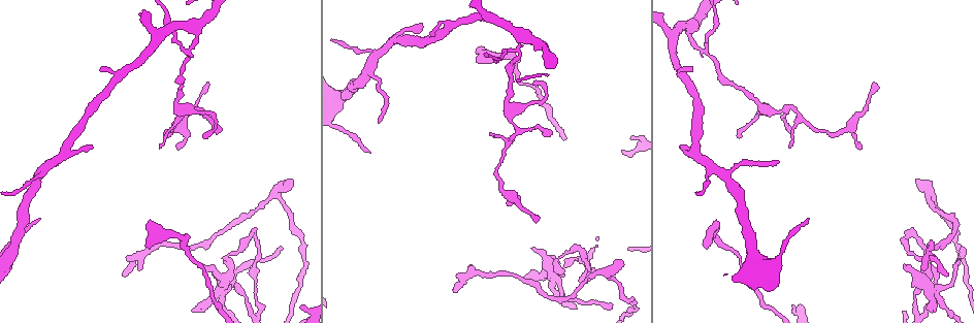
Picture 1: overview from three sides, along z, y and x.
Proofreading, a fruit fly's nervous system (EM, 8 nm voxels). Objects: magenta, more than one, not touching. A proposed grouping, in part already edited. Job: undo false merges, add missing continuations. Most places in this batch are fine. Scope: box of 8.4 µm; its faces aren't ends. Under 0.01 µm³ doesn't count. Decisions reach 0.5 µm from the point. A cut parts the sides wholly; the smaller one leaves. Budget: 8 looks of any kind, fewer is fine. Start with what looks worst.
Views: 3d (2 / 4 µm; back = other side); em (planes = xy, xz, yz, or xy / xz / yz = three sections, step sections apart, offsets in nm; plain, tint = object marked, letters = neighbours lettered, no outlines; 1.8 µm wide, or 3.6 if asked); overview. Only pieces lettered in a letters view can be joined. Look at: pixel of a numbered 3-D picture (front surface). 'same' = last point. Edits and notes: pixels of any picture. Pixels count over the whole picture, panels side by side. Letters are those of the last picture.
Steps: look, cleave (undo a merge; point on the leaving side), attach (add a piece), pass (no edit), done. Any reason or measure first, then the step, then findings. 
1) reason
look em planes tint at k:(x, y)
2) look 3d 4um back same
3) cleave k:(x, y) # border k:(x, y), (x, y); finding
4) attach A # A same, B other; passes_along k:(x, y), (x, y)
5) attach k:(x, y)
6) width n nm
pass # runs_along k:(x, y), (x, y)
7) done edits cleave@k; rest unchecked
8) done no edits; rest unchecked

a narrow waist
look em planes plain at 1:(550, 272)

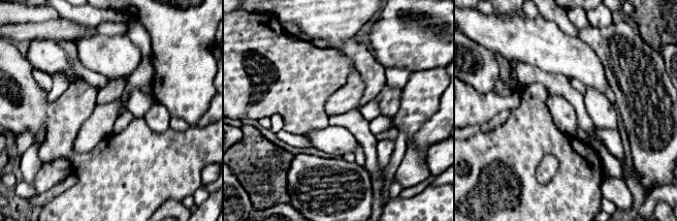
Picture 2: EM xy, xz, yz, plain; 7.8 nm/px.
what lies round it
look em planes letters same

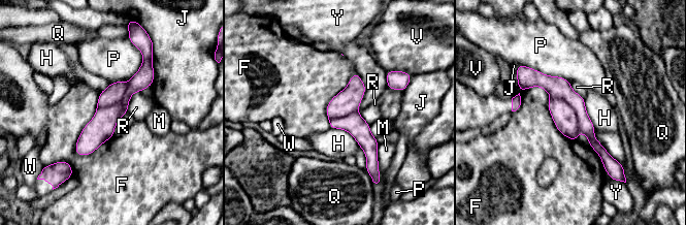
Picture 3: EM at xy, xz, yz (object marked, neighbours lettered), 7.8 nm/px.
cleave 3:(565, 120) # F other, H other, J other, M other, P other, Q other, R other, V other, W other, Y other; part_leaving 3:(148, 65), (127, 100), (80, 153); a second neuron is stuck on

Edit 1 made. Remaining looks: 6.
redraw
look overview

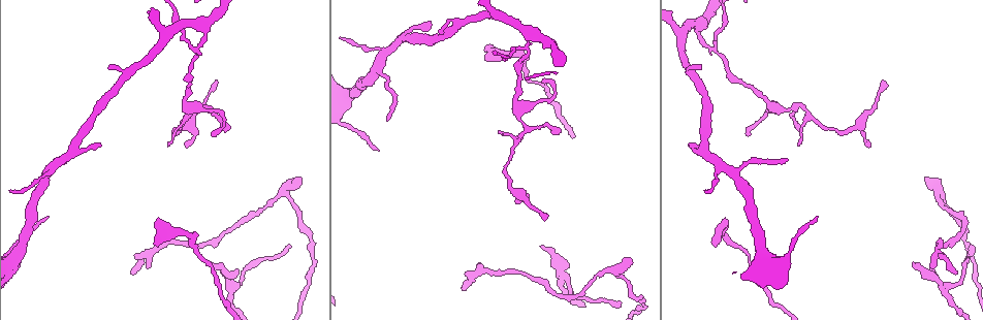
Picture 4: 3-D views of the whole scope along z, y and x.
long arm stops here
look em xy step 8 tint at 4:(133, 273)

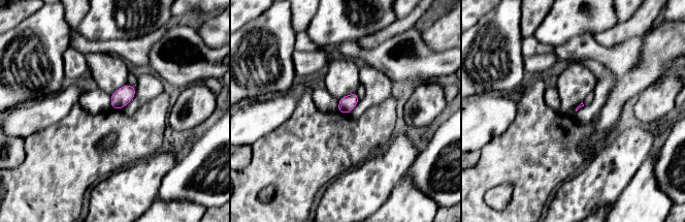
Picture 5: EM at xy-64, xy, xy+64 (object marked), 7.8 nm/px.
look em planes letters same

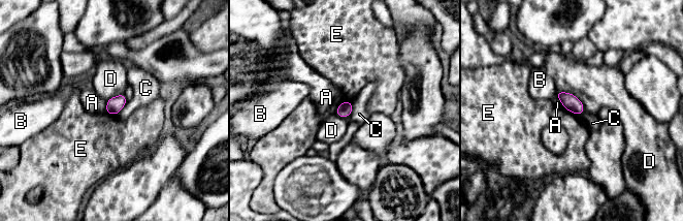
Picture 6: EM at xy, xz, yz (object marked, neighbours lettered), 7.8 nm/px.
width 120 nm; longest_contact D 280 nm
pass # A other, B other, C other, D other, E other; none of them fits

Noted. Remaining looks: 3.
look 3d 4um at 4:(727, 219)

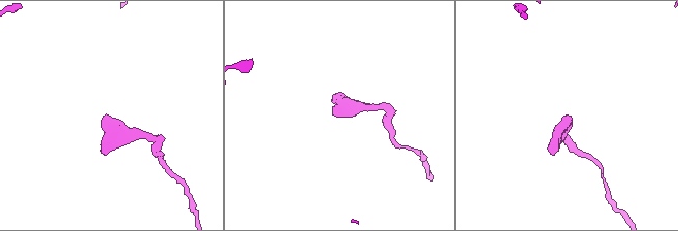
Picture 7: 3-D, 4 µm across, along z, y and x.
look em yz step 16 tint at 7:(105, 117)

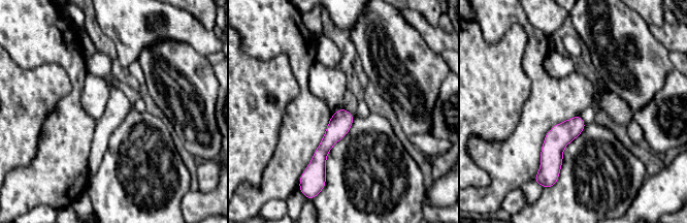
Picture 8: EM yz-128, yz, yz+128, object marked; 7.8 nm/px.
another direction
look em planes letters same

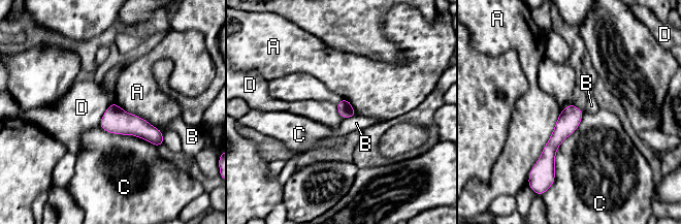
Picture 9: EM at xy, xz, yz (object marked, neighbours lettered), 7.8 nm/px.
longest_contact C 550 nm
pass # A other, B other, C other, D other; no lettered piece goes on from it

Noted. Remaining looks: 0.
done edits cleave@3; rest unchecked

